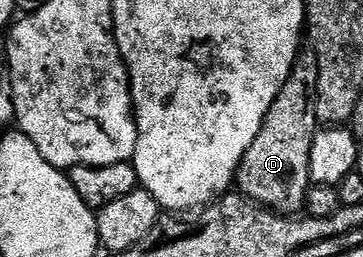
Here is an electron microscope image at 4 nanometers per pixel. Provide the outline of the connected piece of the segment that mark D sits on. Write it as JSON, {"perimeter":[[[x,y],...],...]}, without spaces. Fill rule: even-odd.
{"perimeter":[[[309,47],[304,48],[289,71],[289,79],[285,79],[285,87],[281,87],[277,99],[273,99],[273,107],[269,107],[269,115],[265,115],[261,123],[261,131],[257,131],[257,139],[253,139],[253,147],[245,151],[239,164],[238,192],[248,197],[250,201],[256,201],[259,205],[272,209],[275,213],[299,215],[304,212],[307,203],[307,192],[313,184],[309,171],[309,155],[317,132],[315,96],[318,78],[317,55]]]}

